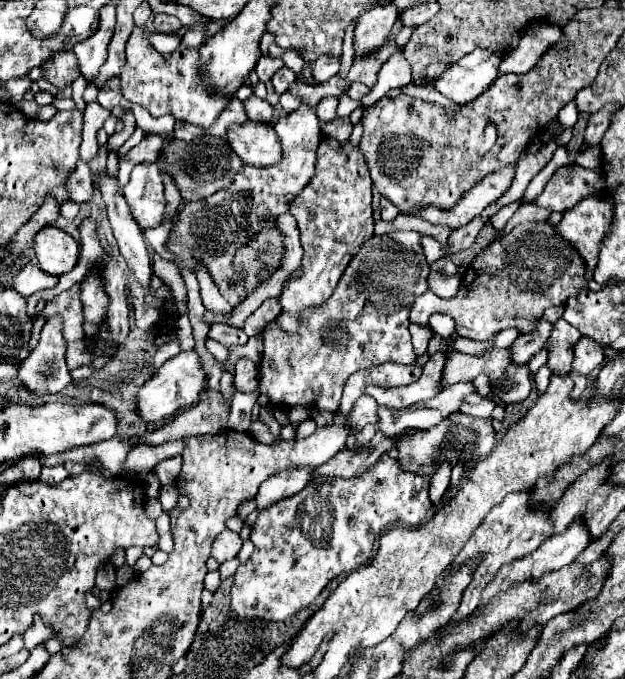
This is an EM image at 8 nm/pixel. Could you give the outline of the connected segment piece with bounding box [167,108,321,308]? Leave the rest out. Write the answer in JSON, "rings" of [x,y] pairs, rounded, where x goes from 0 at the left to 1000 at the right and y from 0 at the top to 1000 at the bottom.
{"rings":[[[478,159],[469,168],[446,171],[440,180],[440,194],[450,209],[450,239],[421,250],[389,242],[389,247],[376,256],[373,268],[363,277],[338,286],[334,292],[299,297],[296,306],[286,309],[286,324],[267,351],[267,368],[283,377],[280,392],[286,395],[286,401],[293,395],[312,398],[312,383],[322,383],[350,430],[373,454],[395,439],[389,412],[373,395],[376,371],[408,348],[424,321],[443,324],[450,315],[456,315],[469,292],[485,280],[485,274],[491,274],[491,268],[504,256],[504,221],[514,209],[514,186],[510,174],[504,171],[504,159]]]}

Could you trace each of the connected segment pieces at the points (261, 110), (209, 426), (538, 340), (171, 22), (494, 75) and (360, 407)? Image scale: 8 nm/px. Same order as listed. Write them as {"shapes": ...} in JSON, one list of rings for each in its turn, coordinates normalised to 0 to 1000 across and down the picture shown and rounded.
{"shapes":[[[[402,138],[392,150],[392,165],[398,171],[398,177],[414,177],[414,180],[430,180],[437,174],[437,159],[427,147],[421,144],[411,144],[408,138]]],[[[331,574],[328,586],[318,589],[309,601],[280,613],[277,622],[264,624],[248,636],[235,636],[226,642],[229,654],[251,657],[270,648],[290,648],[293,642],[318,642],[318,639],[350,639],[363,633],[370,595],[357,586],[354,577]]],[[[866,468],[862,477],[859,477],[859,483],[856,483],[853,489],[834,492],[834,495],[821,504],[821,510],[818,510],[821,530],[830,533],[830,536],[846,533],[846,530],[872,510],[882,486],[885,486],[885,477],[882,477],[878,471],[872,471],[872,468]]],[[[251,21],[245,29],[245,38],[248,38],[251,50],[277,50],[290,41],[290,32],[270,21]]],[[[757,74],[715,100],[693,127],[728,153],[757,150],[798,115],[798,94],[805,82],[808,77],[792,80],[782,74]]],[[[581,580],[581,586],[574,586],[568,592],[558,624],[571,627],[571,630],[578,630],[584,624],[603,624],[603,595],[597,595],[587,580]]]]}

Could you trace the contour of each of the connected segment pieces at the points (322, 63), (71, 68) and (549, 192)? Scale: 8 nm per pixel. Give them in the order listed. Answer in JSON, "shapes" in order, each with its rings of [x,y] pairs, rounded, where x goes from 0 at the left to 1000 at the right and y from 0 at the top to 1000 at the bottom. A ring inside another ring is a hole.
{"shapes":[[[[510,85],[507,91],[498,94],[498,115],[504,124],[517,124],[530,112],[536,112],[542,106],[542,100],[546,100],[542,85]]],[[[117,77],[88,80],[88,85],[82,85],[82,91],[75,91],[75,97],[66,97],[66,100],[72,106],[72,118],[78,118],[94,133],[101,133],[104,127],[114,127],[117,118],[126,115],[126,103],[123,103]]],[[[930,244],[894,247],[869,286],[859,292],[859,303],[882,306],[885,312],[904,312],[939,289],[958,289],[968,280],[968,256],[962,250],[939,250]]]]}

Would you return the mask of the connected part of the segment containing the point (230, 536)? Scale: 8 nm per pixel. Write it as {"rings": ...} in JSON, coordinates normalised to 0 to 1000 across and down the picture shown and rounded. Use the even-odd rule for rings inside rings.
{"rings":[[[357,781],[350,786],[350,792],[344,792],[344,798],[341,798],[338,819],[347,828],[363,828],[363,825],[370,825],[370,822],[376,822],[382,816],[386,804],[389,804],[389,795],[386,795],[382,786],[376,786],[370,781]]]}

